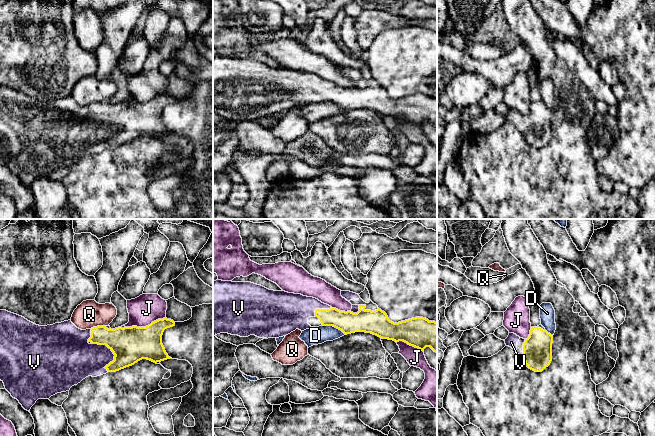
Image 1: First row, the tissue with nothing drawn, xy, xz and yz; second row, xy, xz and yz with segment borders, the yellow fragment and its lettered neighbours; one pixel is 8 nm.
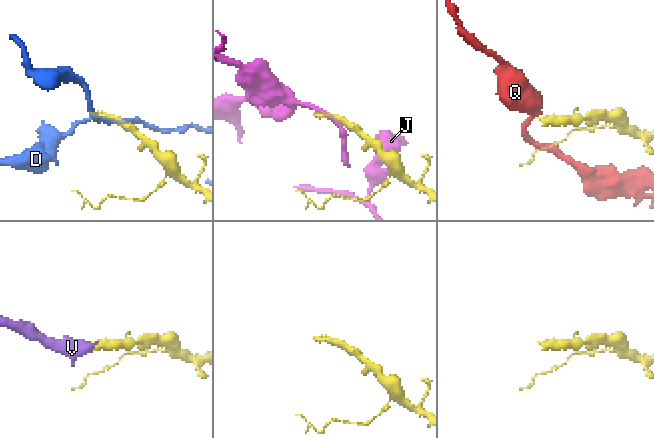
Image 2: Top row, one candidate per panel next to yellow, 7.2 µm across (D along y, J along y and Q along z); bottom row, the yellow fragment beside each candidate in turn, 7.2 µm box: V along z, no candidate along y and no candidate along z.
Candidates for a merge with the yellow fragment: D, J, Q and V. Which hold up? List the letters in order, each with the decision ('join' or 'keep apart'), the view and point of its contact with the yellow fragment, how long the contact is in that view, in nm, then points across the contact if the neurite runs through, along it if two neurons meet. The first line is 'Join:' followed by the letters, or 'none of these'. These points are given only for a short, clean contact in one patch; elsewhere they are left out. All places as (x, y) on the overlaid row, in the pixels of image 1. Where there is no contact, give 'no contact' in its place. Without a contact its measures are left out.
Join: none of these
D: keep apart; meets yellow in xz at (334, 326); contact 200 nm long
J: keep apart; meets yellow in xy at (146, 326); contact 340 nm long
Q: keep apart; meets yellow in xy at (97, 326); contact 130 nm long
V: keep apart; meets yellow in xy at (112, 351); contact 260 nm long

